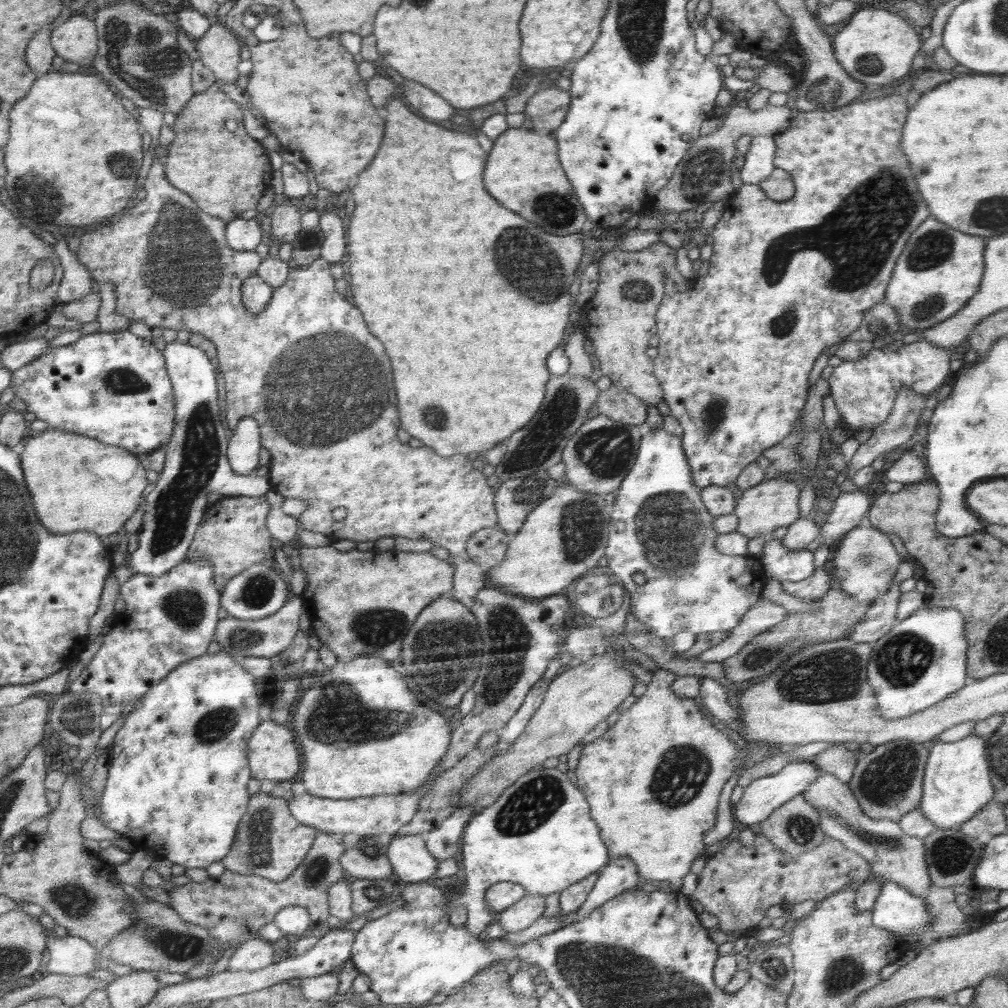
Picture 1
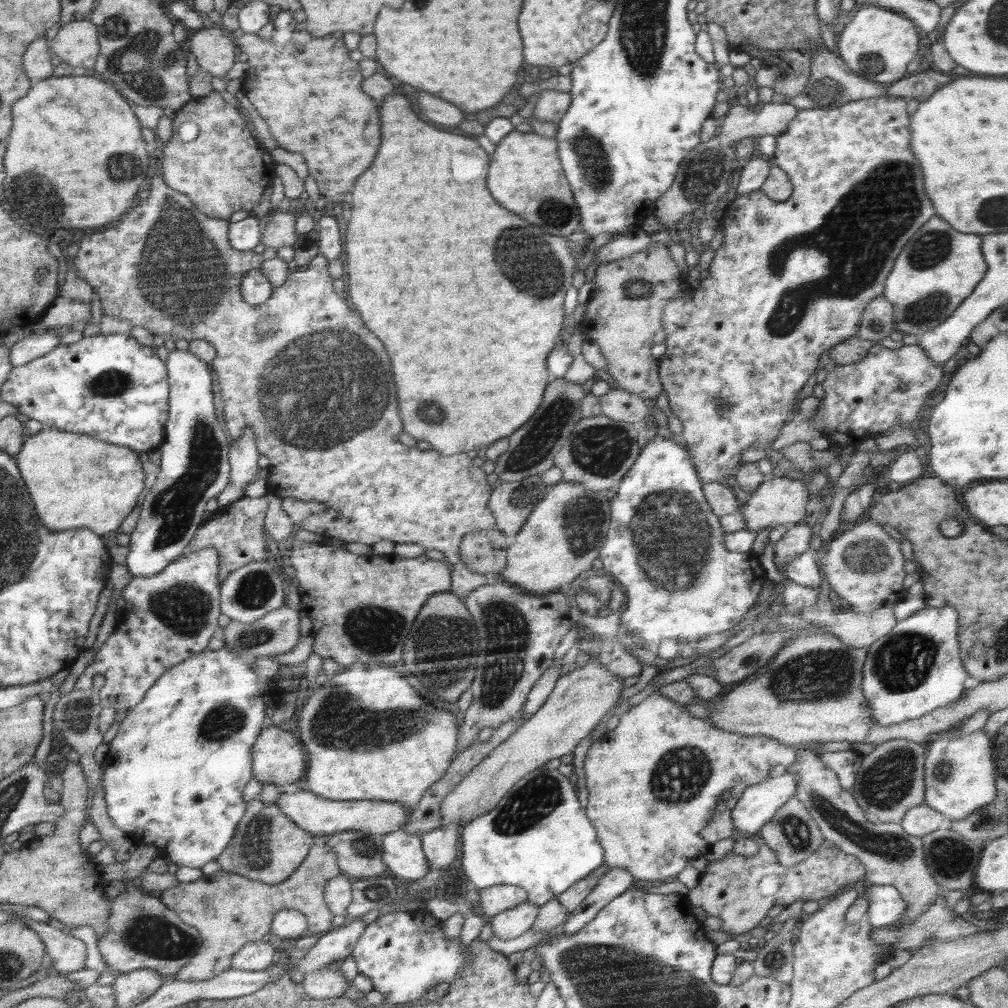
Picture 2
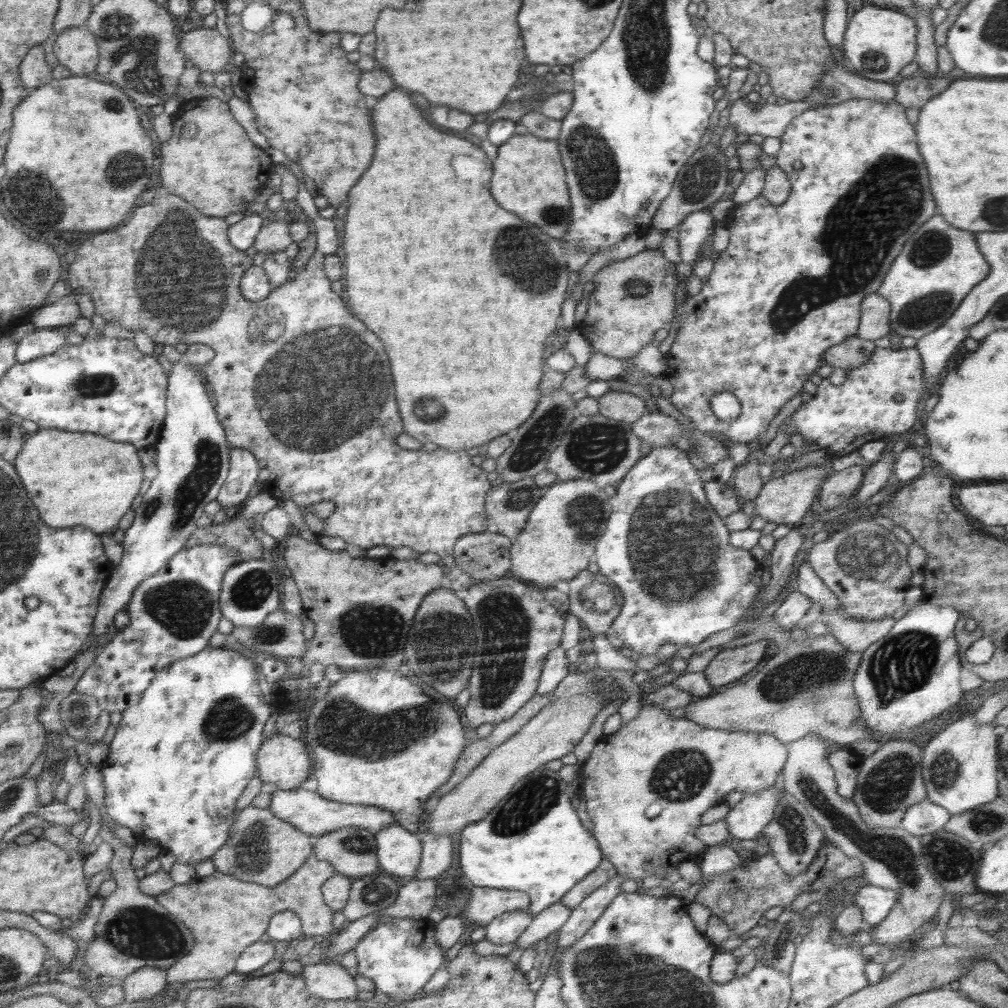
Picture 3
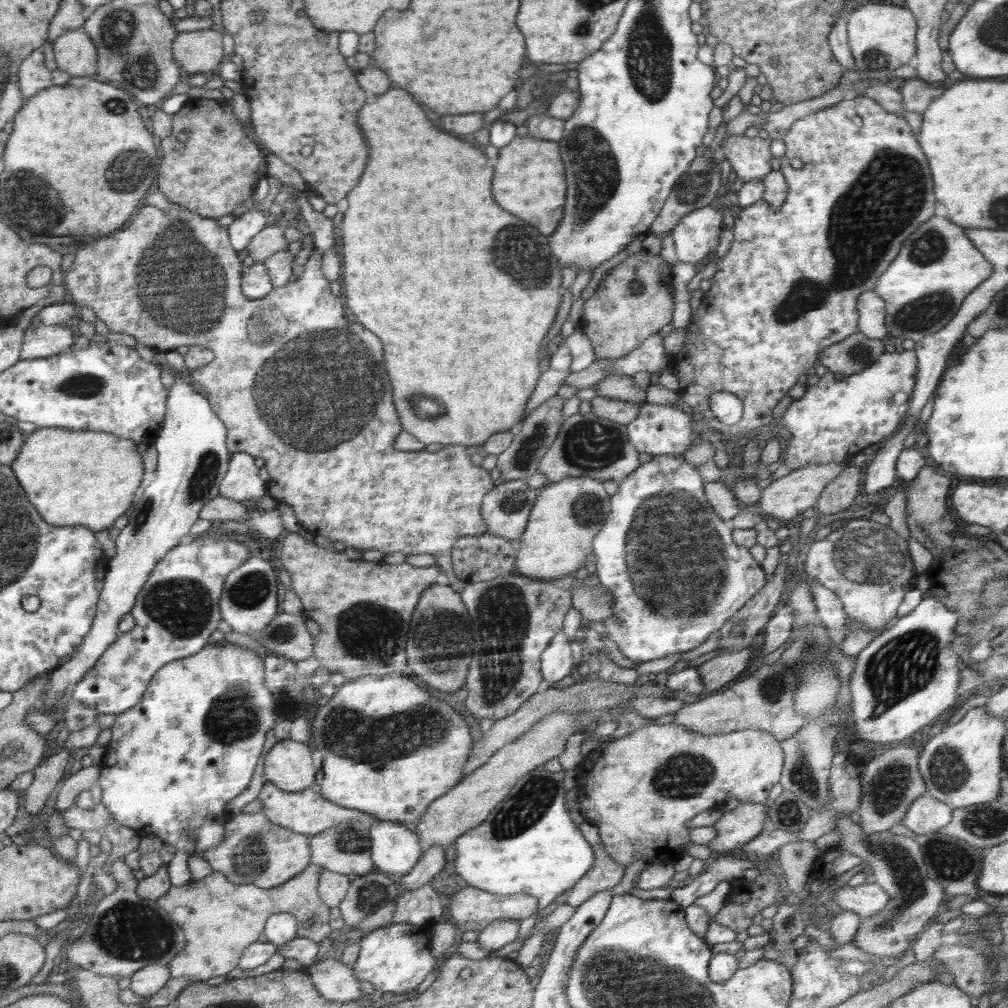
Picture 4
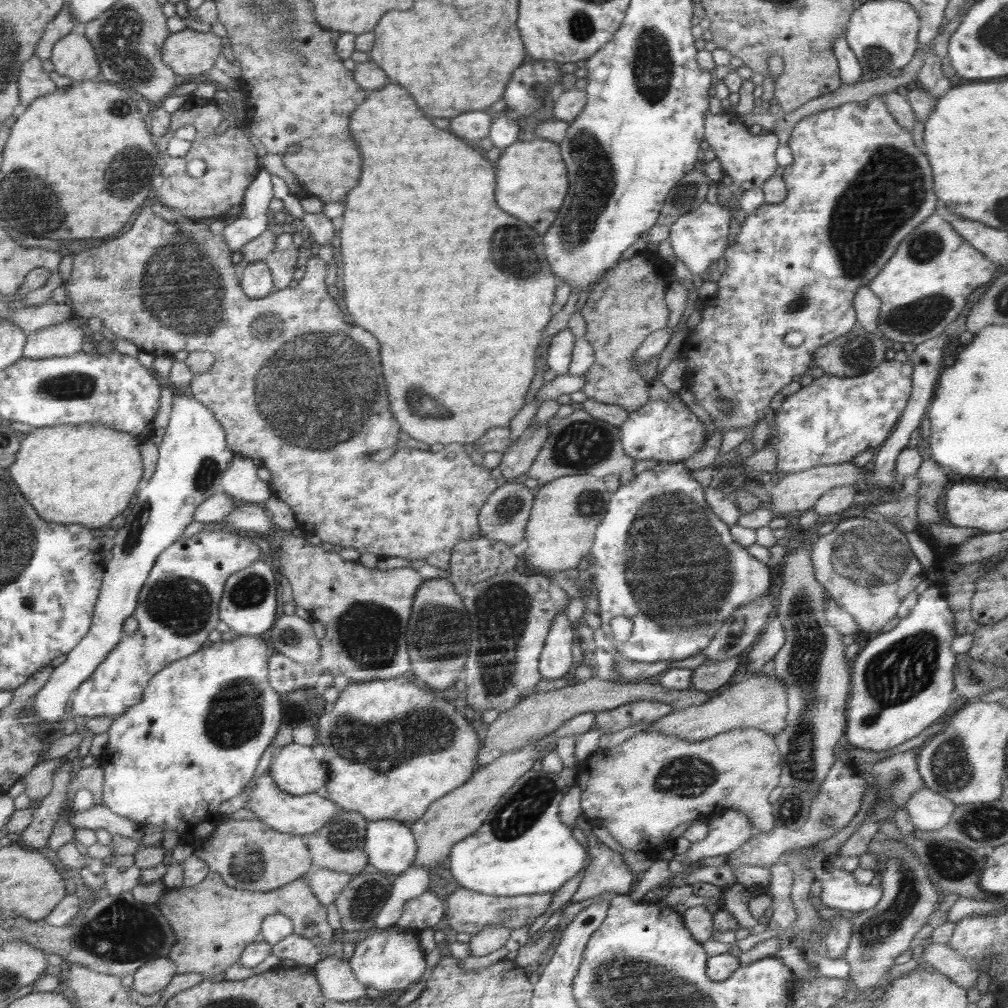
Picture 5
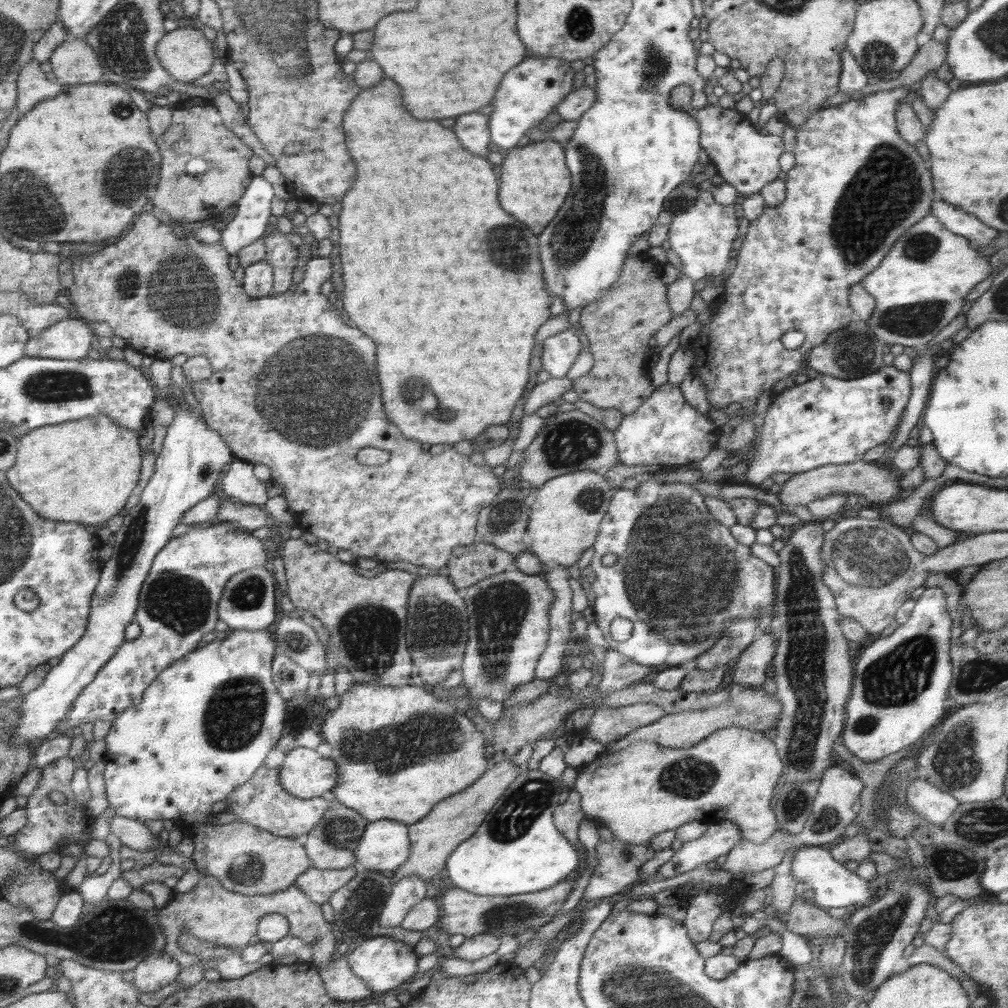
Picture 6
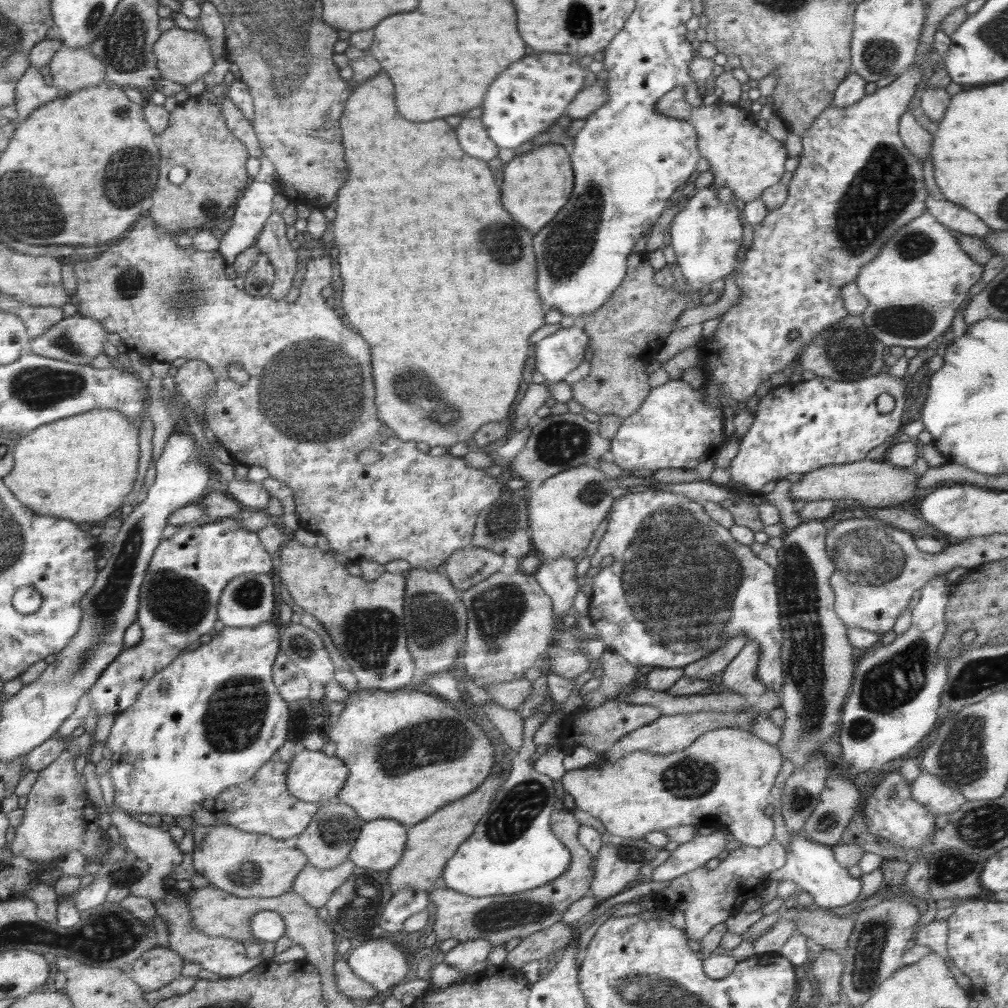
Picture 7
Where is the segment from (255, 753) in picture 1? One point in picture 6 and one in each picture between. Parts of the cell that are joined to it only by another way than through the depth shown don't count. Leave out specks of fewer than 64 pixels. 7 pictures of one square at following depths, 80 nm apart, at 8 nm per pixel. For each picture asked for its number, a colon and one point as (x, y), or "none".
2: (278, 760)
3: (282, 760)
4: (366, 733)
5: (381, 775)
6: (399, 751)

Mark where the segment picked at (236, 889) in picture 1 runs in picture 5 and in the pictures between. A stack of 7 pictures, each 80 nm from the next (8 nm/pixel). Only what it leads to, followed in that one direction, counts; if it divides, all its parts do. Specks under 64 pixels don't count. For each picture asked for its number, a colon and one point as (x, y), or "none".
2: (228, 910)
3: (225, 915)
4: (220, 919)
5: (213, 923)

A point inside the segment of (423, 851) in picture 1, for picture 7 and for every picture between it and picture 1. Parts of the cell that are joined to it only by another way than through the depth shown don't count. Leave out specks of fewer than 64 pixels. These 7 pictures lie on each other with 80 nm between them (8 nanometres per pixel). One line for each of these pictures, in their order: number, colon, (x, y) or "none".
2: (403, 853)
3: (399, 851)
4: (396, 849)
5: (391, 846)
6: (385, 845)
7: (381, 844)

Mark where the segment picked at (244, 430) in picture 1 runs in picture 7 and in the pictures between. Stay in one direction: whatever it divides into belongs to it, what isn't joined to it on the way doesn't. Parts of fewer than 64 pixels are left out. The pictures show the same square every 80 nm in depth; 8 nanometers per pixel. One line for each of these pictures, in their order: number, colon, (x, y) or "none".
2: (244, 456)
3: (241, 484)
4: (242, 482)
5: (240, 481)
6: (239, 483)
7: (251, 494)

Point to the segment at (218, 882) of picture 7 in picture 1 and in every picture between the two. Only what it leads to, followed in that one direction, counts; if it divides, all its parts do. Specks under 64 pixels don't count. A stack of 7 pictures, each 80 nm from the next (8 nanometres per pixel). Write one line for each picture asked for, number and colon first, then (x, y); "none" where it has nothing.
1: (270, 843)
2: (268, 846)
3: (263, 849)
4: (254, 851)
5: (248, 854)
6: (246, 859)

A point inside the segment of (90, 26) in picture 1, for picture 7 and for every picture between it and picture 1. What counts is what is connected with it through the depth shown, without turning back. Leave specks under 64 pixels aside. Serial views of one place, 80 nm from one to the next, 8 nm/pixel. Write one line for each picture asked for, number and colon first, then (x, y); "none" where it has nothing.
2: (77, 44)
3: (75, 48)
4: (75, 52)
5: (74, 56)
6: (74, 62)
7: (73, 69)

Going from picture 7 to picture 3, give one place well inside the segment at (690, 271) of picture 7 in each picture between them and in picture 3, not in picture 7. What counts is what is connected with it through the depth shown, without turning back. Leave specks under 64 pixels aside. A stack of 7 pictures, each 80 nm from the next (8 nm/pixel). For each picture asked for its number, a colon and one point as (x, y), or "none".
3: (697, 227)
4: (696, 235)
5: (699, 238)
6: (702, 235)

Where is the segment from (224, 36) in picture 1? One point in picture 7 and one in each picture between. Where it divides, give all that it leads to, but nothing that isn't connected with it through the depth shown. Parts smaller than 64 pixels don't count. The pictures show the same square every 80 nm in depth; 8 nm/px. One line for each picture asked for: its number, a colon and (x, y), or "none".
2: (216, 53)
3: (207, 50)
4: (196, 51)
5: (188, 52)
6: (184, 52)
7: (184, 57)

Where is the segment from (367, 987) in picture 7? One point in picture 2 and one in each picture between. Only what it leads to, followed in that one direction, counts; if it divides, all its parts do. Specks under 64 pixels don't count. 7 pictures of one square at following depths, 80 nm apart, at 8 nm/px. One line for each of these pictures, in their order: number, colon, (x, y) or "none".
2: (325, 983)
3: (328, 980)
4: (334, 980)
5: (335, 976)
6: (340, 982)

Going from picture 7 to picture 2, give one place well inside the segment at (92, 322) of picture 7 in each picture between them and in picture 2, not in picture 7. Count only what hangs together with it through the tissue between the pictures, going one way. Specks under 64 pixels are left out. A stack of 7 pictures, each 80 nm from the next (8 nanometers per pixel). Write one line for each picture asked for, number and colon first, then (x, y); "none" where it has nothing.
2: (34, 345)
3: (41, 342)
4: (40, 342)
5: (65, 339)
6: (70, 339)

